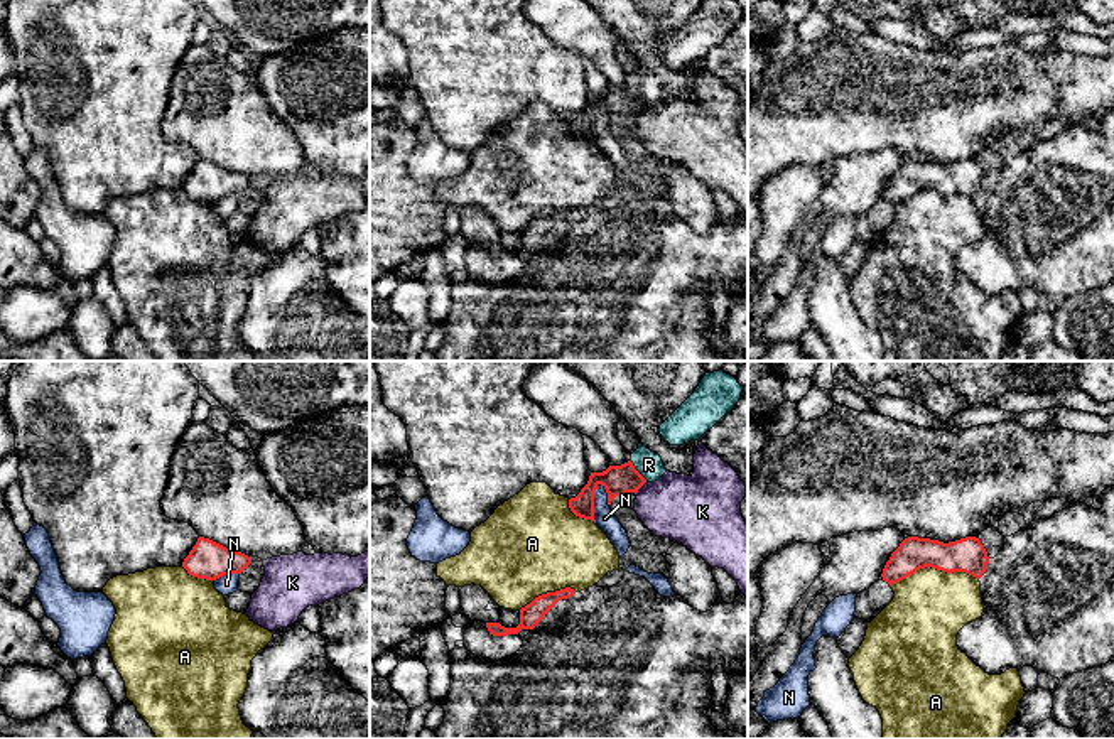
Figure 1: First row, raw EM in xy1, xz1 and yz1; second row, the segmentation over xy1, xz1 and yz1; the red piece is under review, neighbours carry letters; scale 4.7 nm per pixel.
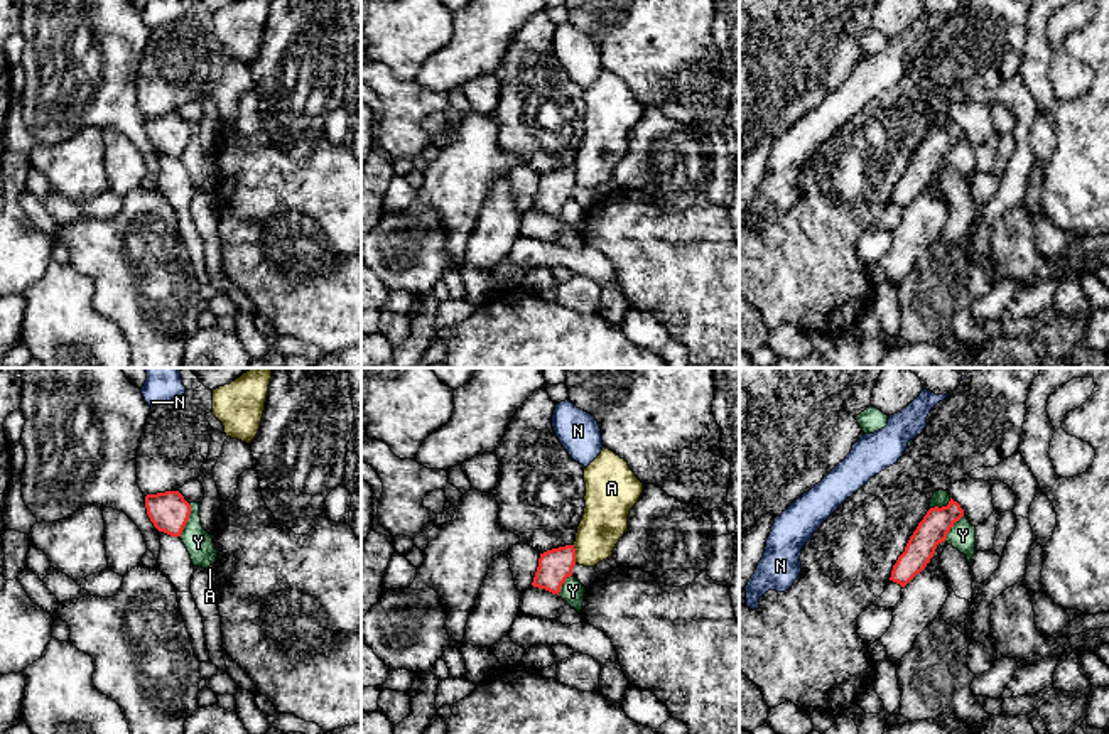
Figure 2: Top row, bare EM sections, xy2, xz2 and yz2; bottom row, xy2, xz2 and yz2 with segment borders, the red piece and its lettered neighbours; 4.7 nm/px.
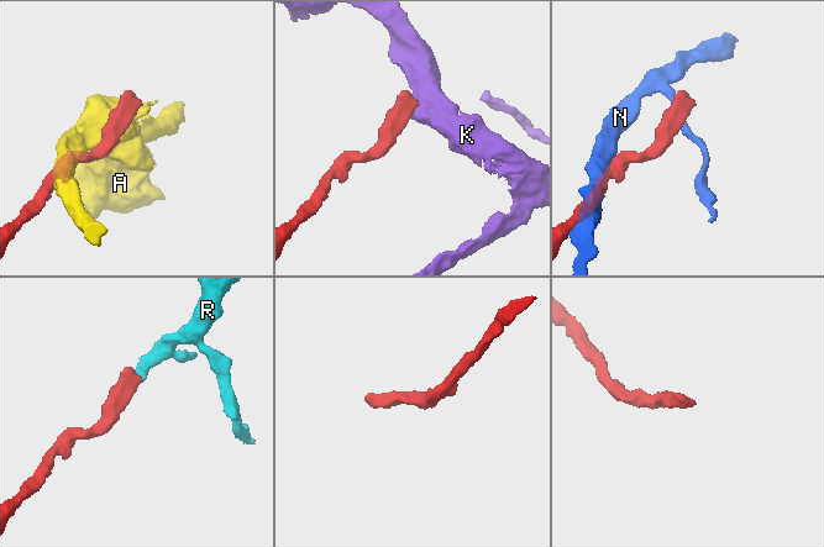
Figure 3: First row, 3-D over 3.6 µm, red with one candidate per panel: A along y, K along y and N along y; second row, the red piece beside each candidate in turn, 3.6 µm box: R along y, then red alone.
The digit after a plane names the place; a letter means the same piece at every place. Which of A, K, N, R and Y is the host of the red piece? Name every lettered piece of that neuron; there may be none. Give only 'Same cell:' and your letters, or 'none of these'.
Same cell: R

